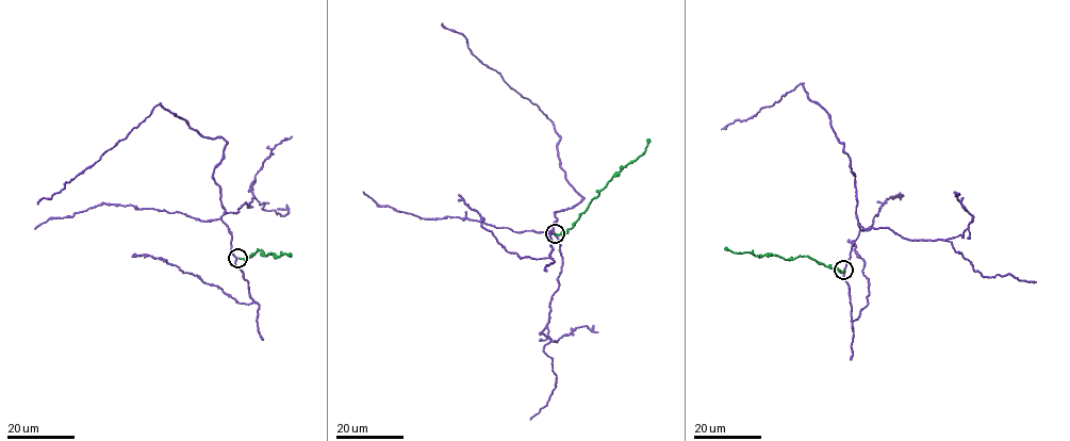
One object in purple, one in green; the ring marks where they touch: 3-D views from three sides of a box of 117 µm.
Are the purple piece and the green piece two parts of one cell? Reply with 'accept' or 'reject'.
accept

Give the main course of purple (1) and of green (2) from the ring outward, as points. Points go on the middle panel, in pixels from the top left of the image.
1: (554, 233), (546, 231), (555, 213), (583, 198), (560, 166), (550, 119), (442, 22)
2: (555, 233), (561, 234), (572, 227), (613, 177), (643, 153), (648, 139)

